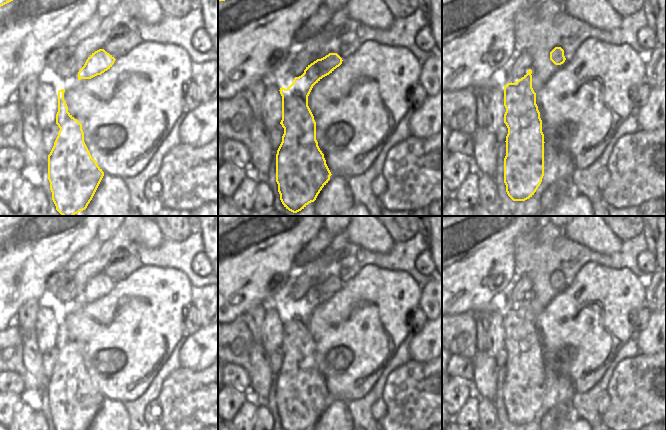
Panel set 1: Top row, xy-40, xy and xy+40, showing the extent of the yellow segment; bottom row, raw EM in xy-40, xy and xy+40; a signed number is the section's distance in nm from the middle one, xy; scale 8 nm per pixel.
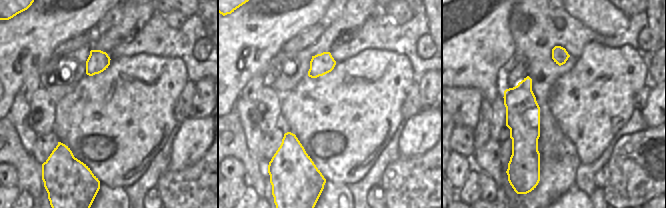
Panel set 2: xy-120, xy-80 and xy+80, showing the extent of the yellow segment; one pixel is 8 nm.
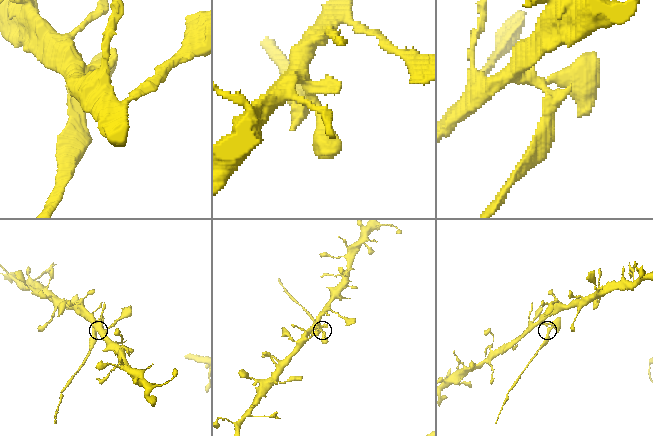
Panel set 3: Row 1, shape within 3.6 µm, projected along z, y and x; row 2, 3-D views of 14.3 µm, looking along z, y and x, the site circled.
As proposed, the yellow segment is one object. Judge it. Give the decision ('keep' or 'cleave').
cleave

